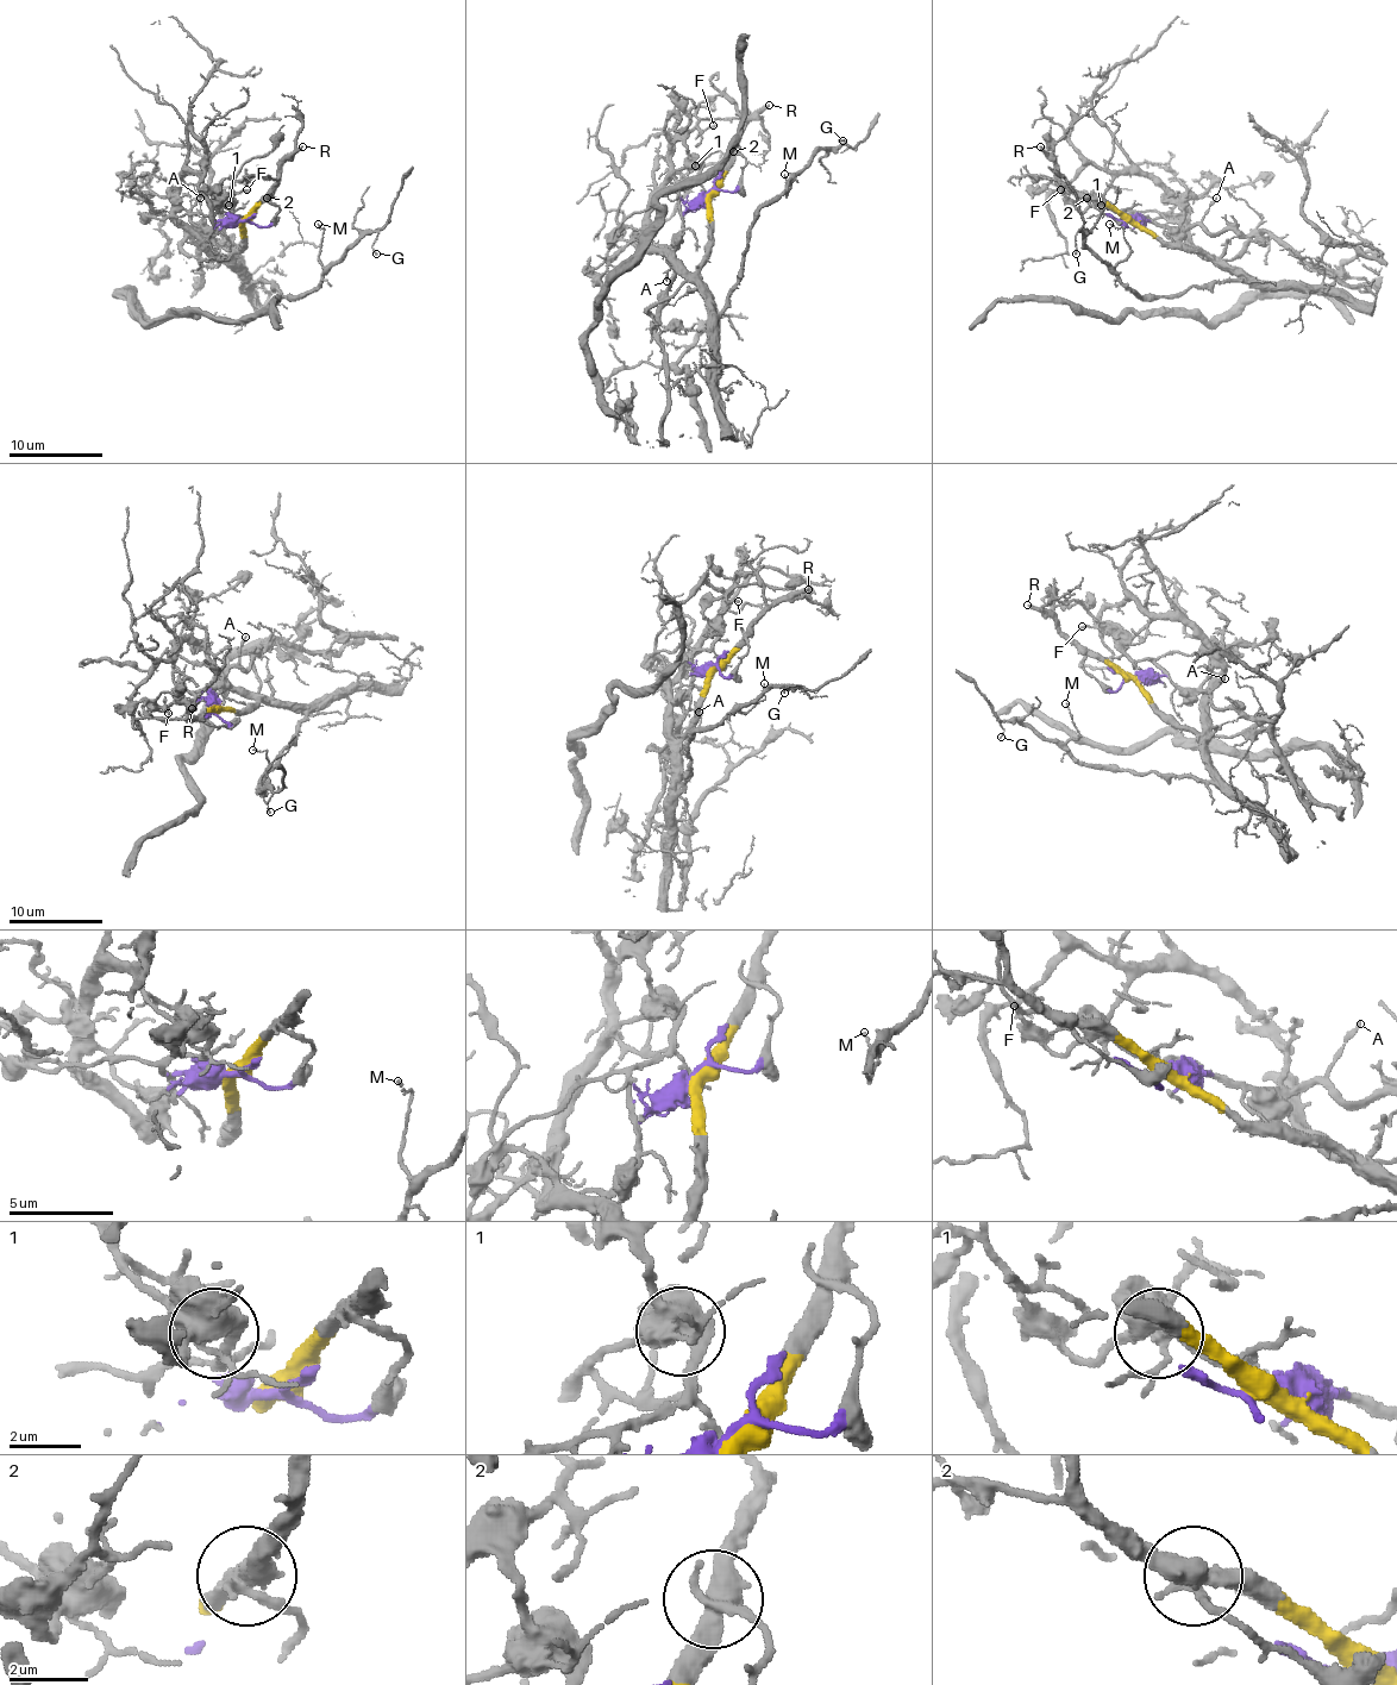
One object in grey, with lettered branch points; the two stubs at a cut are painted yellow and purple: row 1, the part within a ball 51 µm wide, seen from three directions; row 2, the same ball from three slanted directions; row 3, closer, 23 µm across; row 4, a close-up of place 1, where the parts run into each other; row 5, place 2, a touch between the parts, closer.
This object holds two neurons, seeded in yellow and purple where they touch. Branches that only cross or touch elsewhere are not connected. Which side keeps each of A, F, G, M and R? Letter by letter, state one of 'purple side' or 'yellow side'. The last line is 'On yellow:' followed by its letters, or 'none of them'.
A: purple side
F: purple side
G: yellow side
M: yellow side
R: yellow side
On yellow: G, M, R

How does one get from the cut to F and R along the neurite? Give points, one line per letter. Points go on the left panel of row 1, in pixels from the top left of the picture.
F: (243, 220), (212, 220), (229, 212), (231, 205), (219, 212), (219, 205), (231, 193), (248, 190)
R: (243, 220), (264, 200), (279, 179), (281, 167), (301, 145)

